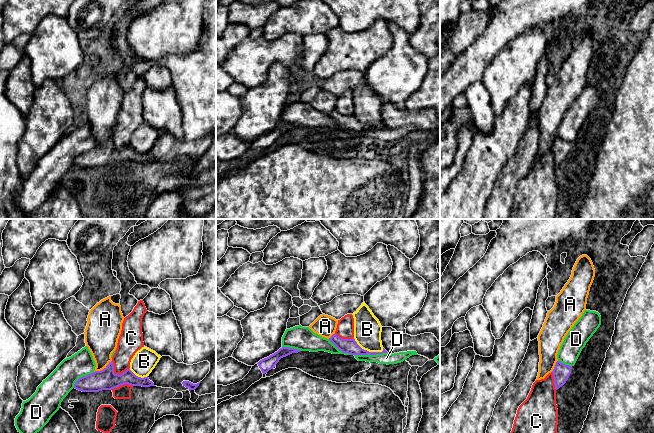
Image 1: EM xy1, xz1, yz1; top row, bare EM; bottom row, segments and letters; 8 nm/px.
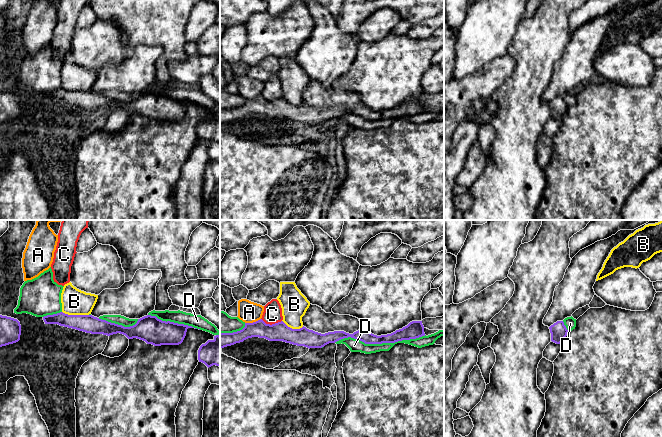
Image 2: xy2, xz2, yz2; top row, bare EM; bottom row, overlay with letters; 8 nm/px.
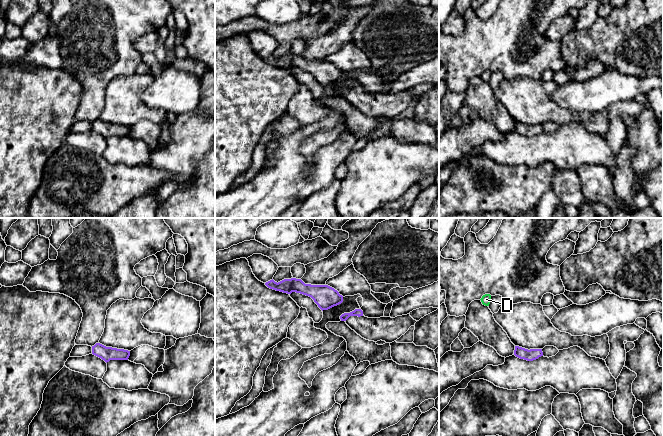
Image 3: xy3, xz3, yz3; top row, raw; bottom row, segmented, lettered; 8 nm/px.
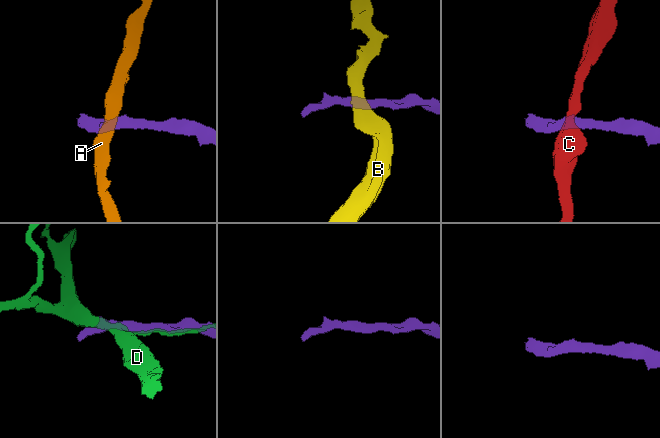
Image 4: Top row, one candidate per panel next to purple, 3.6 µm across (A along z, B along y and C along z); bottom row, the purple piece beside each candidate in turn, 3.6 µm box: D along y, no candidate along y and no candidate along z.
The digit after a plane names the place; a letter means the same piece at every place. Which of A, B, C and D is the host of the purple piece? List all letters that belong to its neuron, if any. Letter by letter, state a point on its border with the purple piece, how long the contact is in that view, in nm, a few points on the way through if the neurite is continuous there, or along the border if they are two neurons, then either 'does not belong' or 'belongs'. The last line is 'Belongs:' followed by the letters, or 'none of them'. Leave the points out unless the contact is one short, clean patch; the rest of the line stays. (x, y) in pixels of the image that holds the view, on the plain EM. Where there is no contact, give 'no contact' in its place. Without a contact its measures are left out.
A: contact xy1 (103, 145); length 170 nm; border xy1 (111, 136), (102, 145), (94, 148); does not belong
B: contact xz1 (368, 127); length 260 nm; border xz1 (353, 114), (364, 125), (369, 127), (383, 126); does not belong
C: contact xy1 (116, 150); length 160 nm; border xy1 (111, 137), (115, 149), (121, 150), (129, 143); does not belong
D: contact xz2 (379, 119); length 750 nm; does not belong
Belongs: none of them

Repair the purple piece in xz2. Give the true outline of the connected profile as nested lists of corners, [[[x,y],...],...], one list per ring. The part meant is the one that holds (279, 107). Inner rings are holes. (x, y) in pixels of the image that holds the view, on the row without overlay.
[[[262,95],[245,99],[245,103],[233,109],[220,109],[220,124],[243,118],[252,113],[265,114],[269,117],[283,117],[307,124],[322,124],[329,119],[335,119],[344,114],[354,114],[365,120],[395,119],[402,116],[416,115],[425,112],[422,97],[412,97],[402,105],[387,111],[377,112],[365,105],[360,105],[353,110],[344,107],[334,107],[321,110],[306,103],[292,105],[283,97],[275,100],[266,100]]]

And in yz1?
[[[560,137],[556,138],[555,143],[552,147],[556,166],[566,159],[571,150],[571,145],[572,142],[565,141]]]

